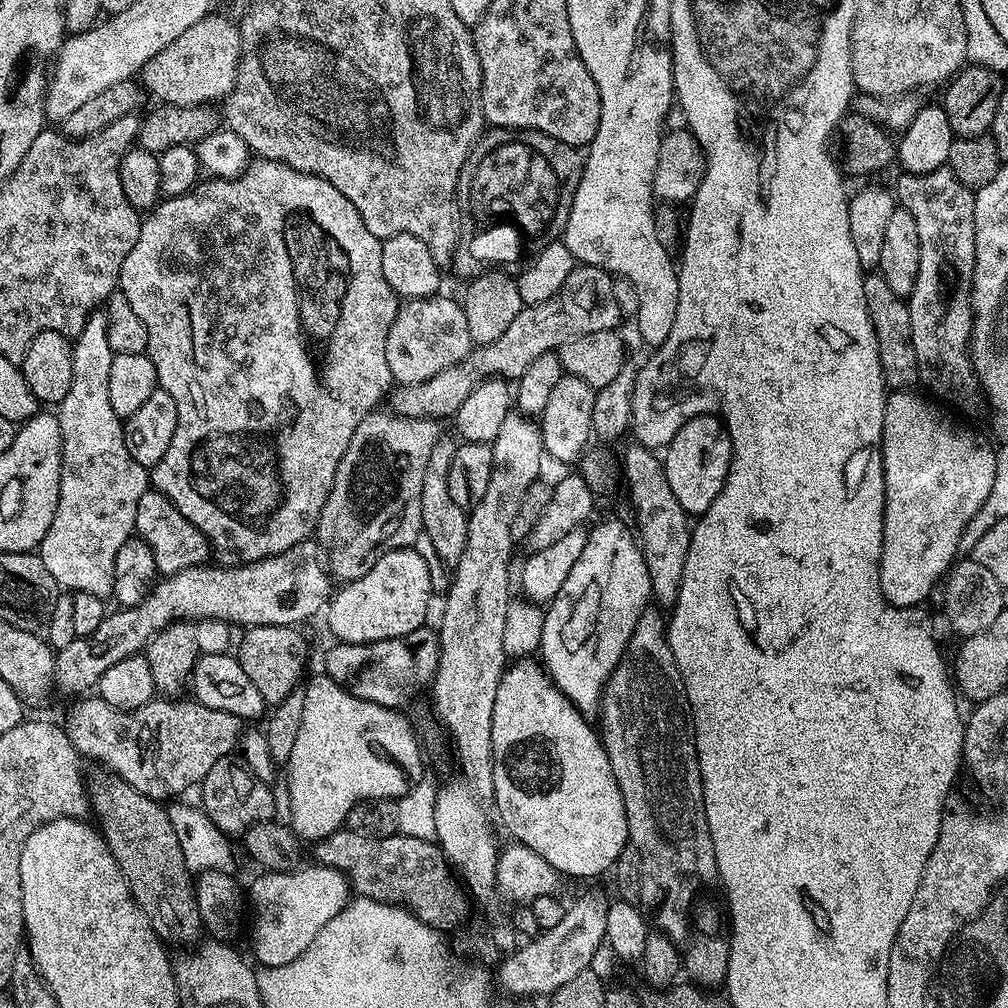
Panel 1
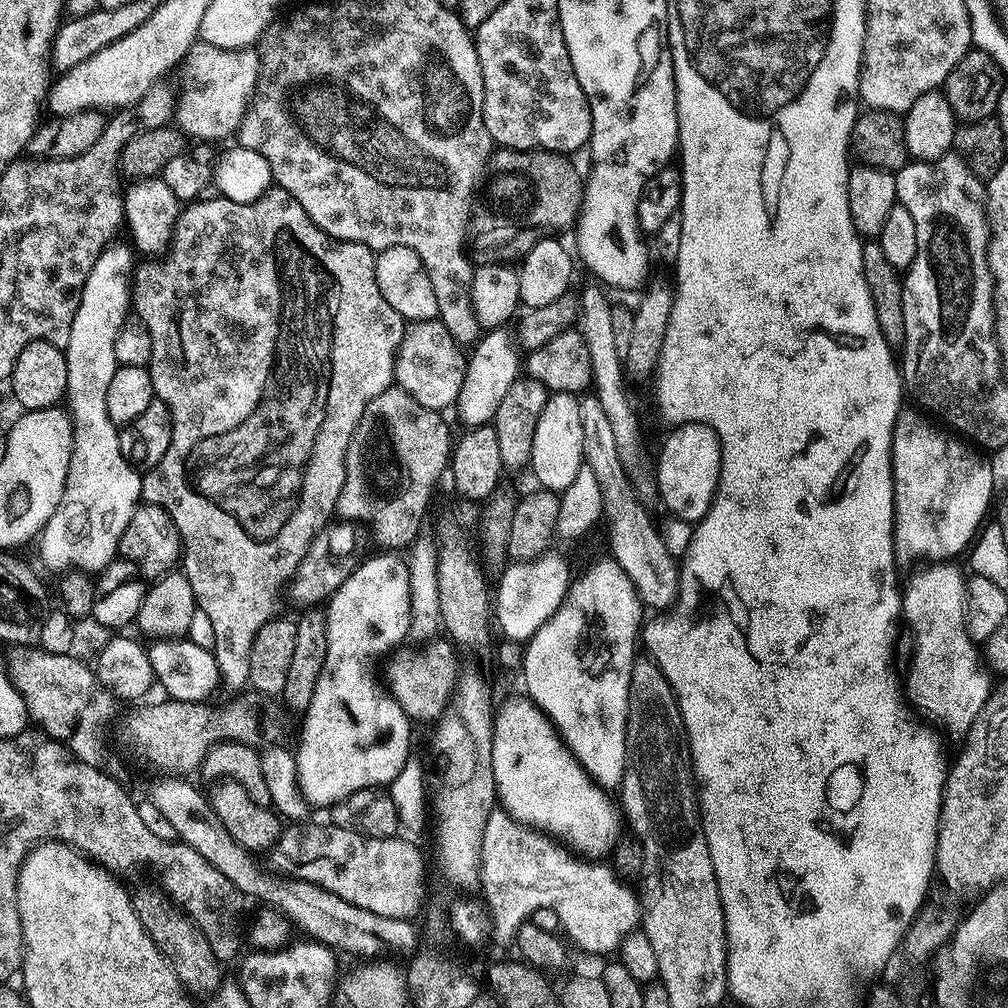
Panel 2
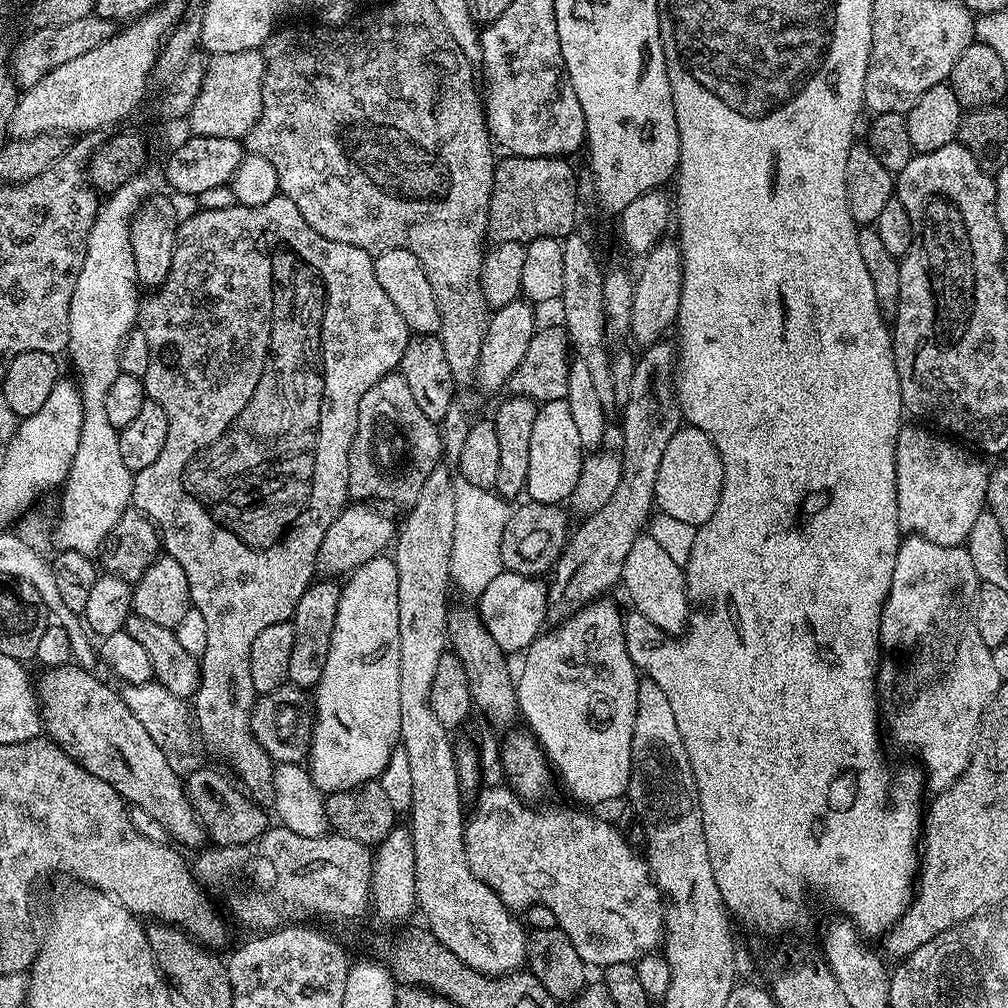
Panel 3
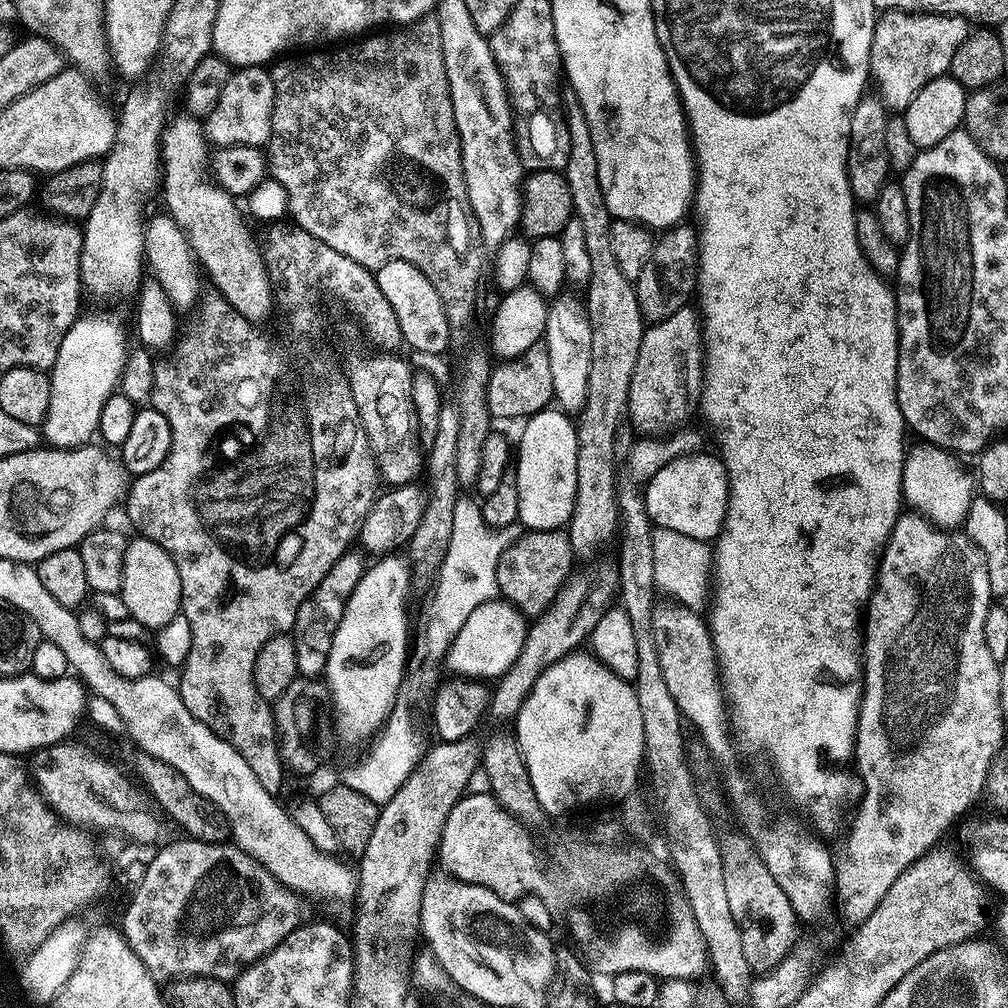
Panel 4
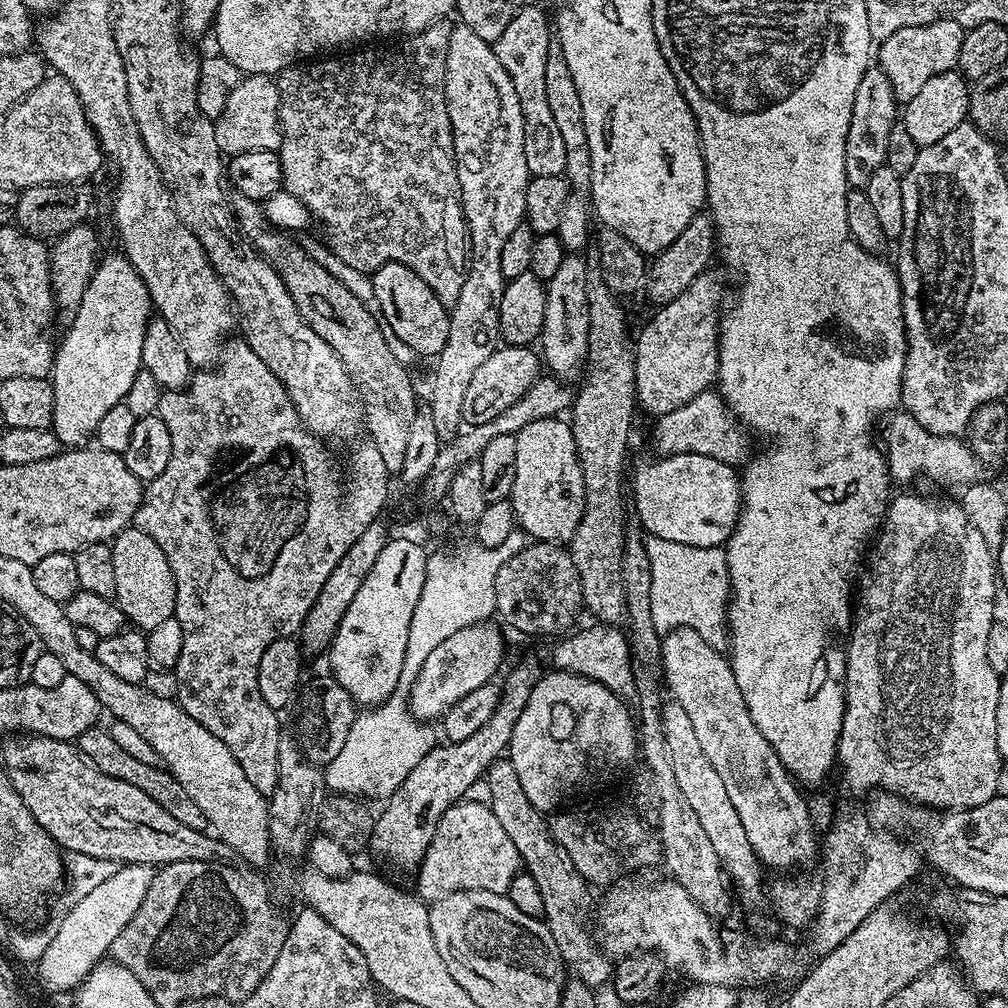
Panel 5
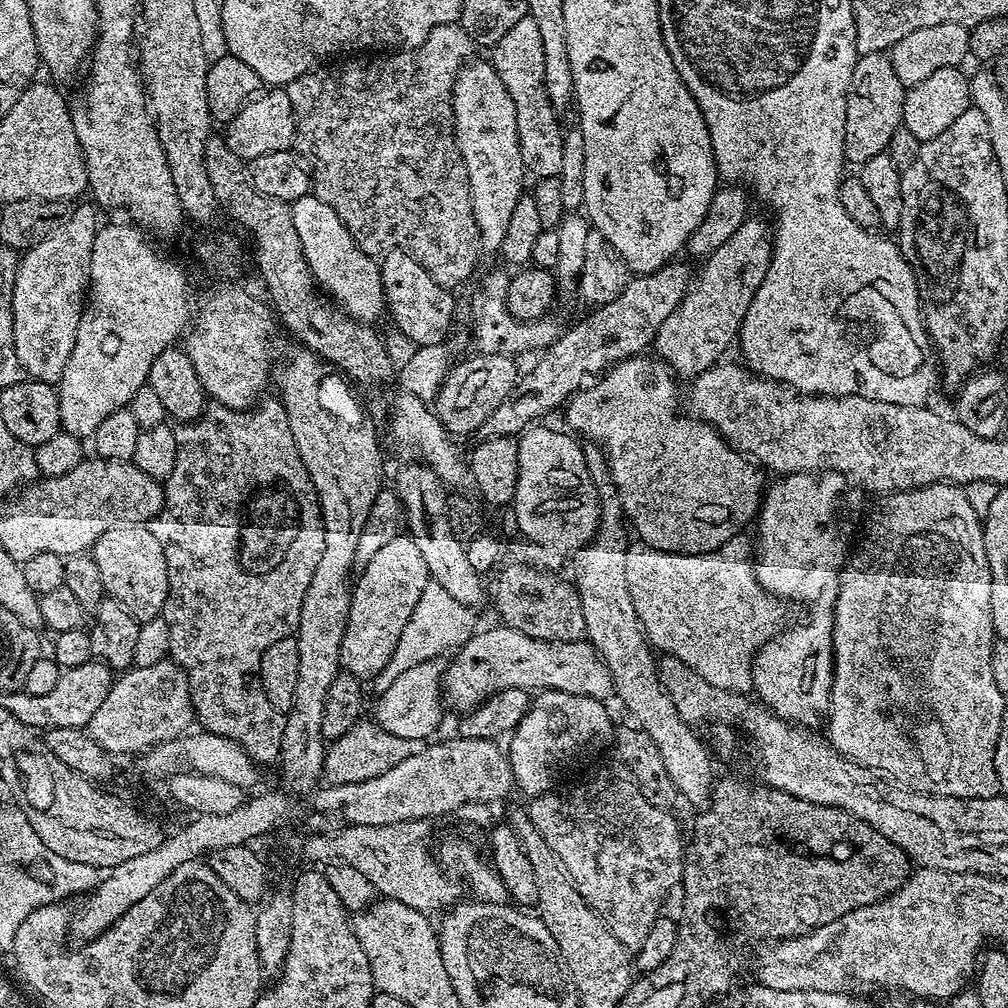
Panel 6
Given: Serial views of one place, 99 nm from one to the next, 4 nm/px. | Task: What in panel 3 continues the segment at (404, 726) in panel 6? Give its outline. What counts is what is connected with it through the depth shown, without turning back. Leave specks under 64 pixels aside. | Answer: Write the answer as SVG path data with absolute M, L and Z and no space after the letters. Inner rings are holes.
M503 570L478 597L480 603L478 615L484 622L484 629L505 653L520 651L523 653L532 641L541 635L540 627L546 624L549 593L545 585L543 588L540 583L539 579Z

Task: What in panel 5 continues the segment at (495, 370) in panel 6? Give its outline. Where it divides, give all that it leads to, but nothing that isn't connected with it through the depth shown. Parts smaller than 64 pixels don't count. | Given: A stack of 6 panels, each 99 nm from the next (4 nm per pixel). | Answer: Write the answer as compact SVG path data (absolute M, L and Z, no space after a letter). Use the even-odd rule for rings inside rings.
M501 346L494 354L490 354L490 358L486 358L486 362L482 362L482 367L476 371L474 378L470 378L470 387L462 402L465 425L481 424L490 422L490 418L498 418L502 410L514 406L514 402L518 402L518 398L522 398L522 394L534 386L534 382L542 375L542 360L532 351L528 346Z

